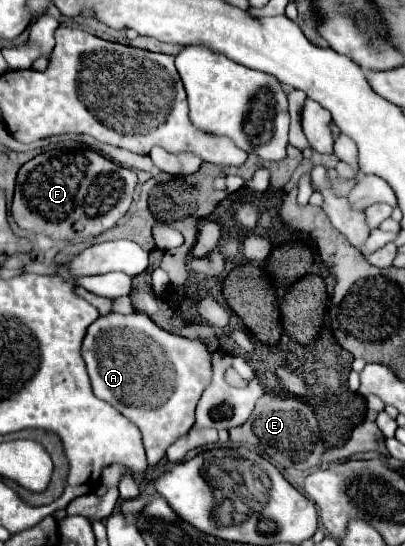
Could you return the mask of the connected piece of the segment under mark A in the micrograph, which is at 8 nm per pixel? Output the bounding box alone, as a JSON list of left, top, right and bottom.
[82,314,212,466]

